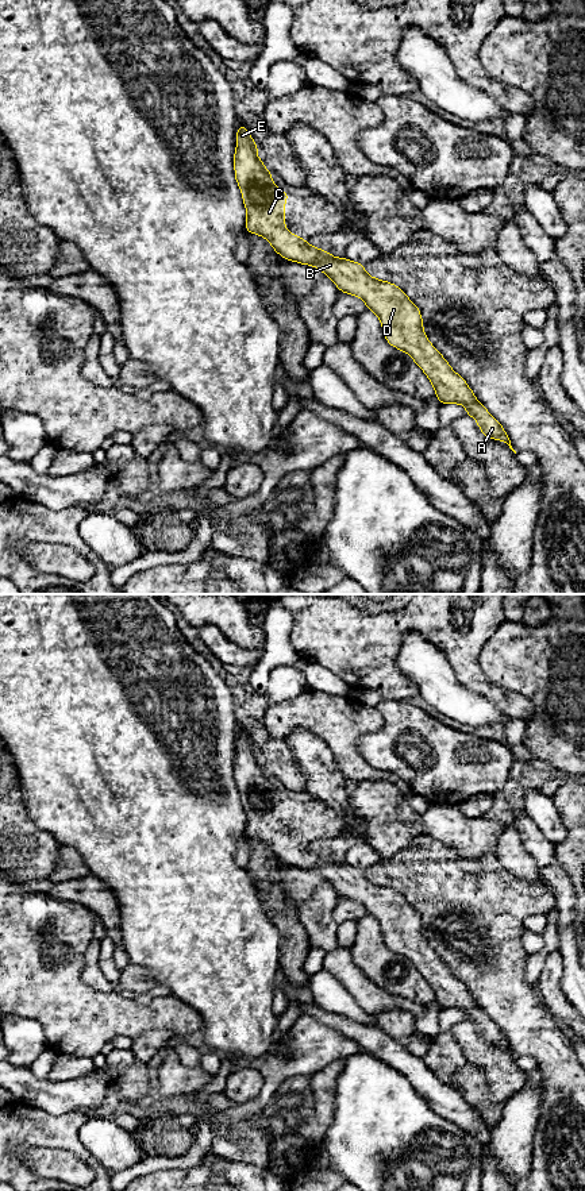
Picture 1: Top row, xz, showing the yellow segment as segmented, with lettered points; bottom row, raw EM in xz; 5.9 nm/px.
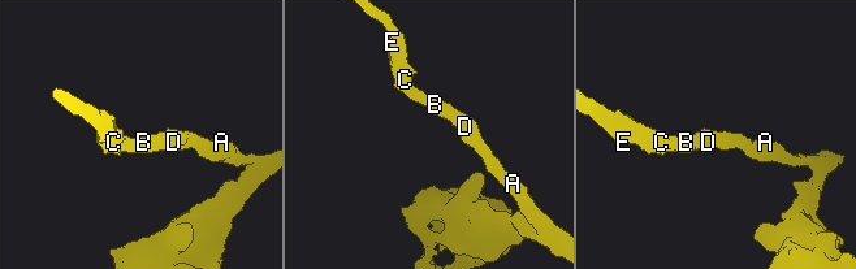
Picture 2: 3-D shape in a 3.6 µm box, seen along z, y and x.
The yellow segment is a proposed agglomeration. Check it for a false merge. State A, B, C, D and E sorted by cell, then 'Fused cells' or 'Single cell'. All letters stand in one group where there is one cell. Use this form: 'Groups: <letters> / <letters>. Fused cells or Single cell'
Groups: A B C D E. Single cell

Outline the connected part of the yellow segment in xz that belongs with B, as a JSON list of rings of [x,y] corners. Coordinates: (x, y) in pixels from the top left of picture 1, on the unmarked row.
[[[245,731],[238,732],[236,737],[236,755],[234,760],[234,772],[235,772],[235,785],[240,793],[245,813],[247,816],[246,821],[246,835],[250,839],[257,839],[265,843],[274,853],[277,859],[284,862],[288,866],[299,867],[303,870],[309,870],[317,872],[320,876],[327,879],[334,889],[338,891],[339,897],[345,897],[347,899],[357,901],[363,905],[367,914],[374,917],[381,925],[381,932],[384,934],[384,940],[386,947],[409,959],[411,963],[416,967],[416,970],[426,978],[432,991],[435,992],[435,1001],[442,1009],[461,1009],[466,1011],[466,1020],[476,1024],[481,1037],[494,1045],[501,1045],[509,1051],[509,1053],[516,1059],[516,1056],[511,1051],[511,1045],[505,1038],[501,1029],[485,1014],[485,1011],[477,1006],[474,998],[467,991],[466,986],[458,980],[447,968],[447,965],[440,960],[440,957],[430,948],[424,936],[423,936],[423,924],[419,913],[407,902],[407,899],[396,891],[395,889],[381,886],[378,883],[370,882],[362,868],[353,867],[343,863],[335,863],[330,857],[320,855],[317,852],[312,852],[307,845],[297,840],[292,840],[285,833],[285,805],[290,801],[284,797],[281,793],[276,791],[272,786],[272,778],[265,772],[263,767],[257,762],[258,752],[253,743],[250,741],[249,735]]]

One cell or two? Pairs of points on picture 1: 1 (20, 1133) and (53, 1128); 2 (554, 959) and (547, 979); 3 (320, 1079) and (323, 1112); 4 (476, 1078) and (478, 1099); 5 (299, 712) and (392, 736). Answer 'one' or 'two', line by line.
1: one
2: one
3: one
4: one
5: two

